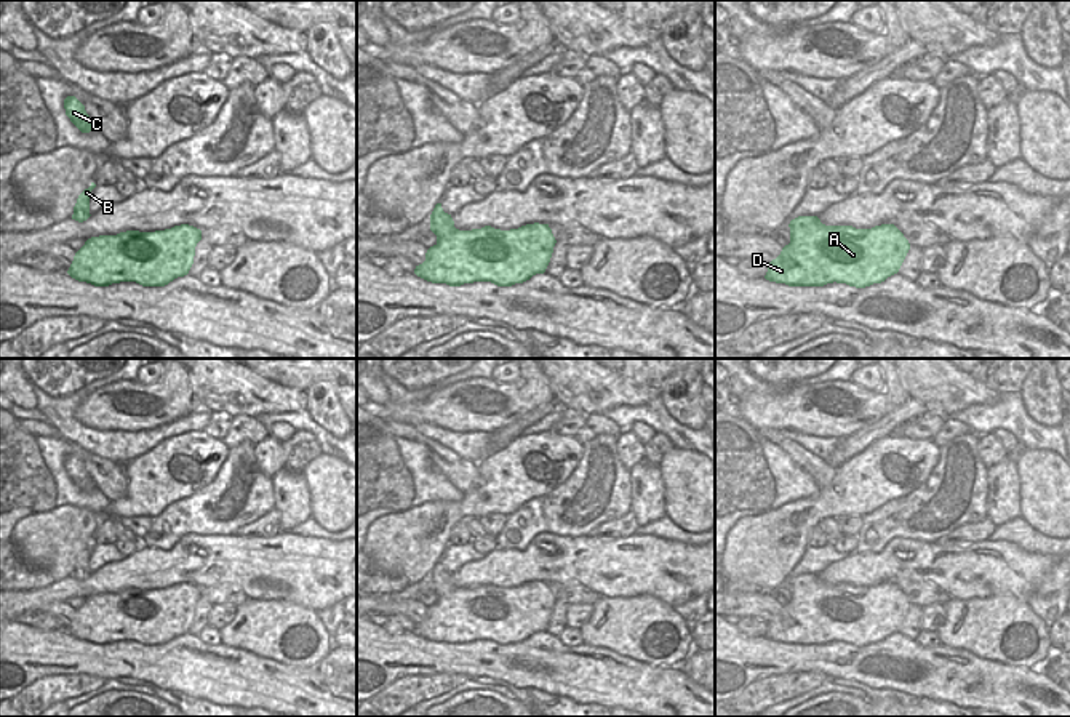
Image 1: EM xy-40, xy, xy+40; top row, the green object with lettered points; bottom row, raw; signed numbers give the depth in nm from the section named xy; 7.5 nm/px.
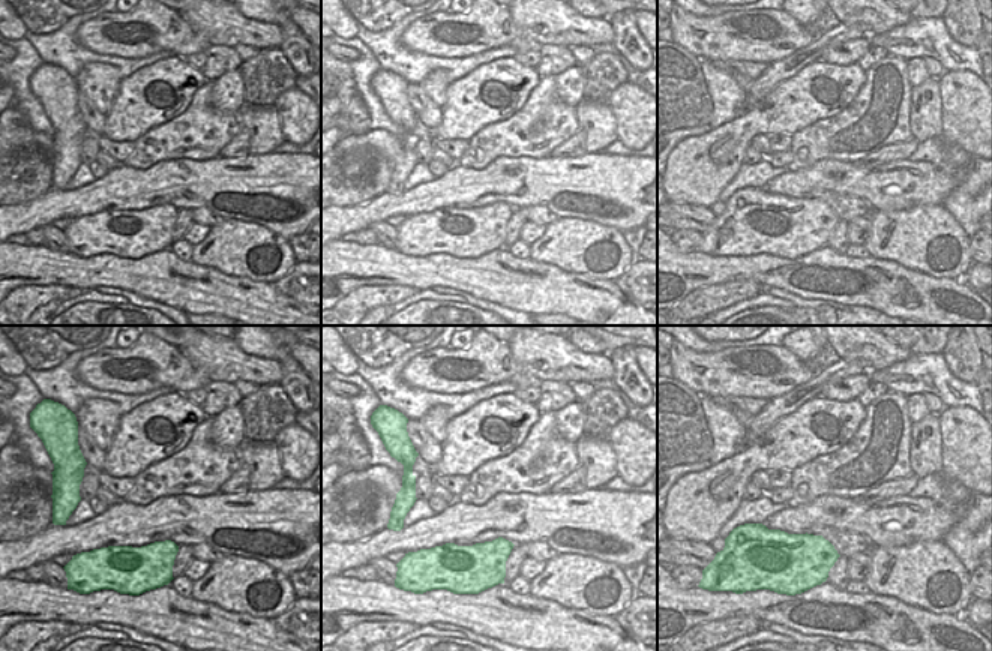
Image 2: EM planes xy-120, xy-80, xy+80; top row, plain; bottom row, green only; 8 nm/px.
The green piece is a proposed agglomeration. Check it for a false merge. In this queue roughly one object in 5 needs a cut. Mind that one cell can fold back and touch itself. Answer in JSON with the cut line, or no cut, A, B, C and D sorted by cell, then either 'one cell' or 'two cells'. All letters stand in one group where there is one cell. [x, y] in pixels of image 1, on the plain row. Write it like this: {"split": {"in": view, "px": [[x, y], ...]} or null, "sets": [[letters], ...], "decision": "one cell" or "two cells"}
{"split": null, "sets": [["A", "B", "C", "D"]], "decision": "one cell"}

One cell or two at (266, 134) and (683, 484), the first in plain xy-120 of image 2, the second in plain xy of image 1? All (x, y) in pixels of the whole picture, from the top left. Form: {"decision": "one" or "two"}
{"decision": "two"}

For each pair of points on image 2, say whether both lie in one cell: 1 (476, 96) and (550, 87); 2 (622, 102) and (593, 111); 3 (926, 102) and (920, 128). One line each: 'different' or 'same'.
1: different
2: different
3: same

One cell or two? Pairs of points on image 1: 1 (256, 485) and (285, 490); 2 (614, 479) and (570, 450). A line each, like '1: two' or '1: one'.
1: two
2: two

